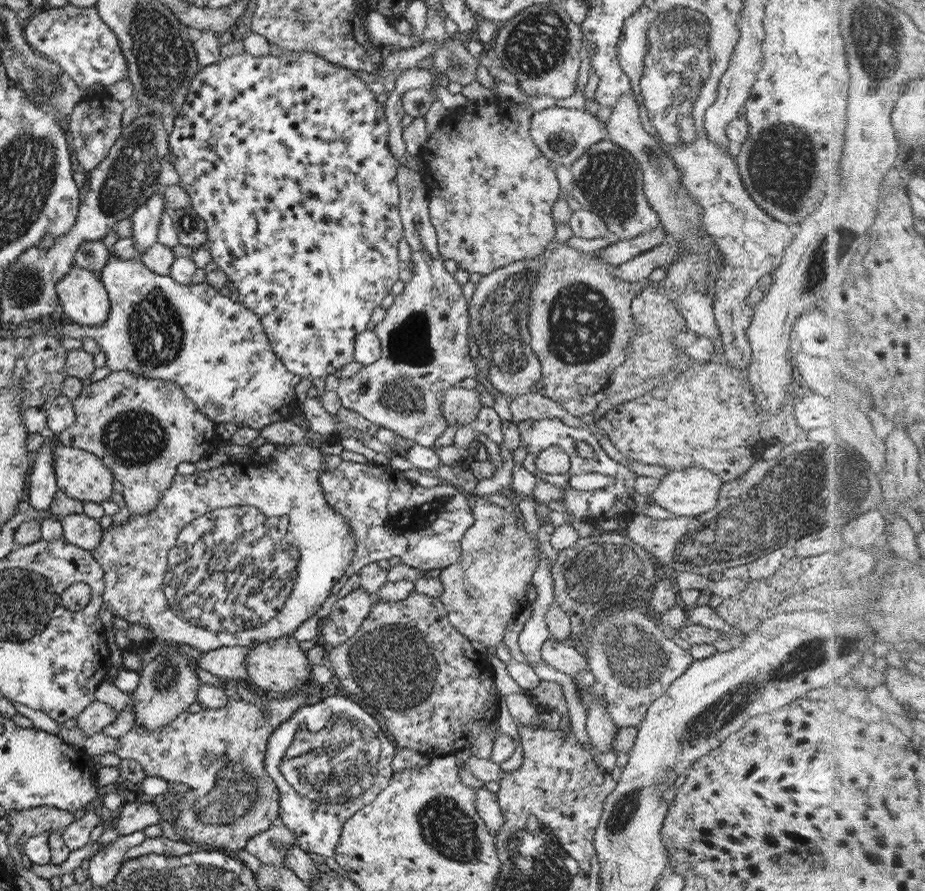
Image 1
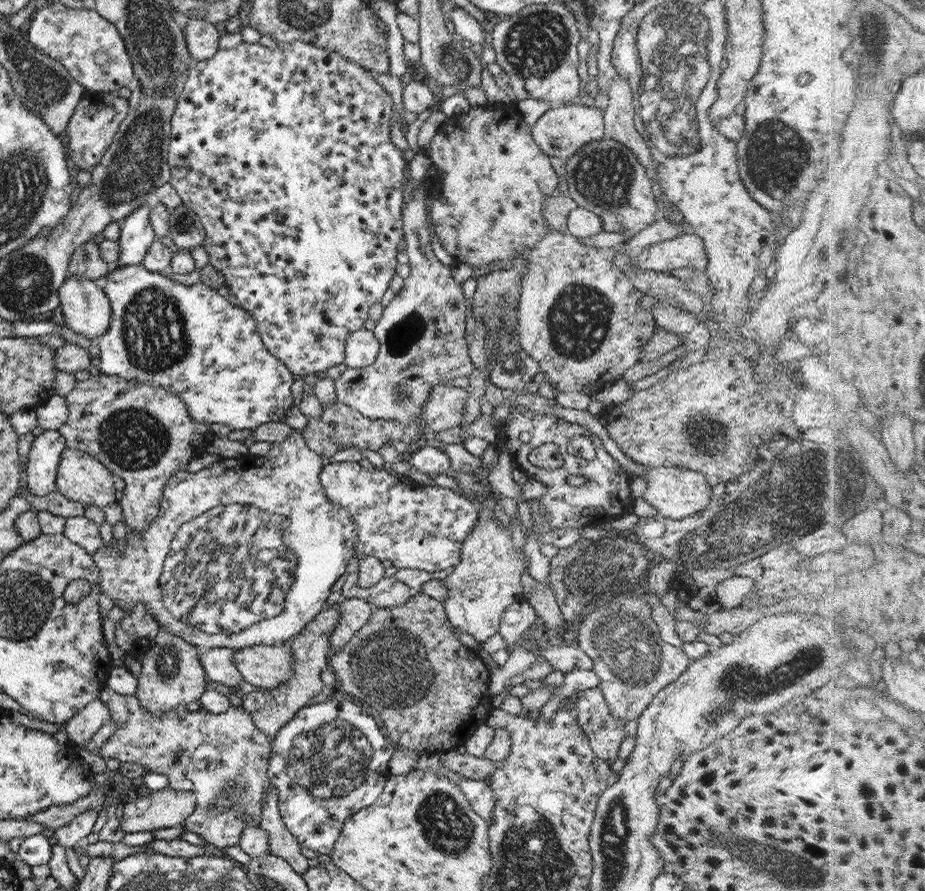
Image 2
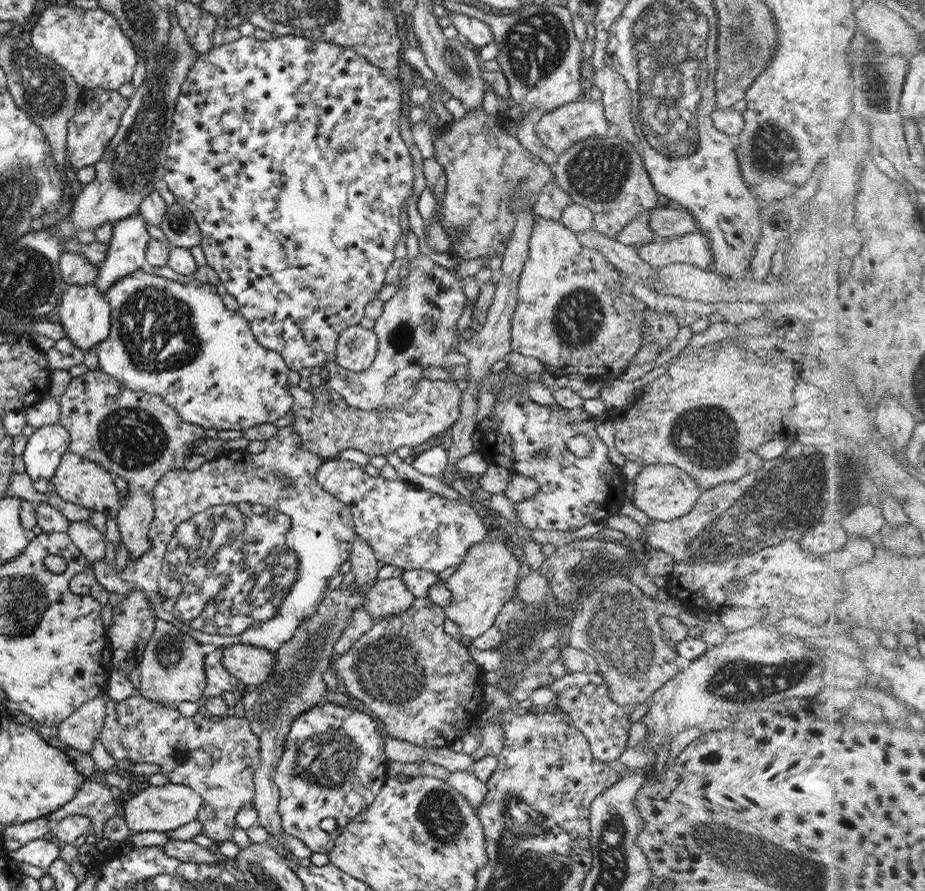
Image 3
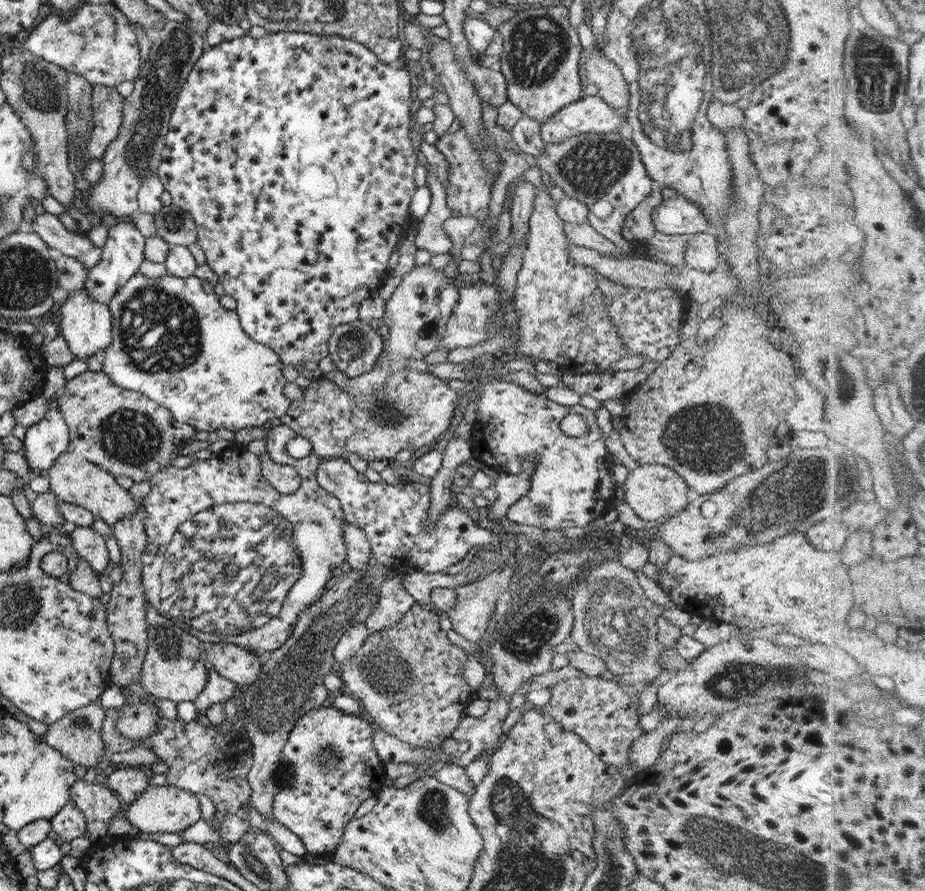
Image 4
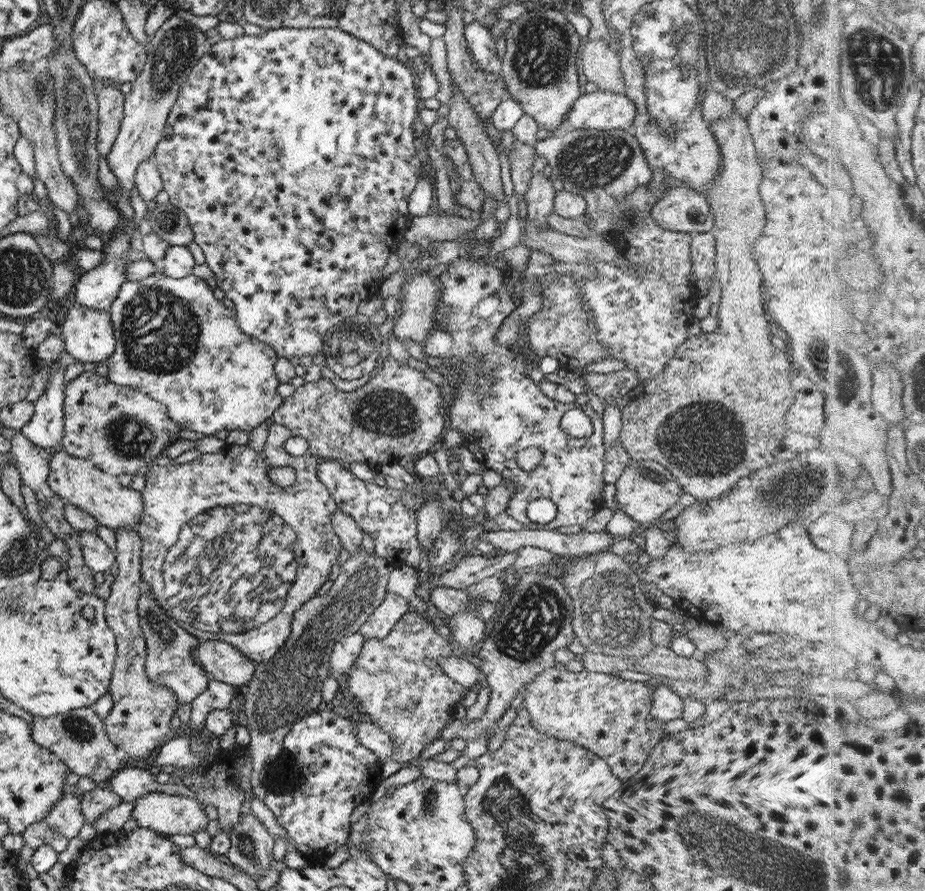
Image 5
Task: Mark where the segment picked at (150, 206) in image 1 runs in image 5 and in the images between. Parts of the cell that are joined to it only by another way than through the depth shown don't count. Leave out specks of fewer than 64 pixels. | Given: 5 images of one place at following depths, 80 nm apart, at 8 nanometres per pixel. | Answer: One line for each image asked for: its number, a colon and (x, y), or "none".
2: (135, 234)
3: (125, 254)
4: (122, 253)
5: (95, 289)

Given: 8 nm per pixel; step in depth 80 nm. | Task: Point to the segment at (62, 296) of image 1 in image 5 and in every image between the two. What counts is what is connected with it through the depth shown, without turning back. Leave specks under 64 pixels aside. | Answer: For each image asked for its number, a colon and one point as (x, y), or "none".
2: (85, 308)
3: (84, 314)
4: (85, 326)
5: (87, 335)

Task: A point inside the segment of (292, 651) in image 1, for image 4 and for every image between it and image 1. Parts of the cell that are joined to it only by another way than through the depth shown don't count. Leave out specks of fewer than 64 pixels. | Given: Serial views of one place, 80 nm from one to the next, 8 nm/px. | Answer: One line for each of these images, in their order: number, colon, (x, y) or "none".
2: (266, 666)
3: (251, 665)
4: (236, 664)

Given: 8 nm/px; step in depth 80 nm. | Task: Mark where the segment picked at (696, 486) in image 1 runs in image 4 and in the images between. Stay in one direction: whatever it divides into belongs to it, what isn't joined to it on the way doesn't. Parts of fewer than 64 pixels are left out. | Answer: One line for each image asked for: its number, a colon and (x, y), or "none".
2: (674, 492)
3: (662, 492)
4: (652, 491)

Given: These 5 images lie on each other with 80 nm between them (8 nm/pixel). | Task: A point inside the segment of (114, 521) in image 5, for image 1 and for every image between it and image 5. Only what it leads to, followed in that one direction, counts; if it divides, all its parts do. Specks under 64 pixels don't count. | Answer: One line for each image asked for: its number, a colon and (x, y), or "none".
1: (78, 474)
2: (79, 477)
3: (75, 479)
4: (72, 479)

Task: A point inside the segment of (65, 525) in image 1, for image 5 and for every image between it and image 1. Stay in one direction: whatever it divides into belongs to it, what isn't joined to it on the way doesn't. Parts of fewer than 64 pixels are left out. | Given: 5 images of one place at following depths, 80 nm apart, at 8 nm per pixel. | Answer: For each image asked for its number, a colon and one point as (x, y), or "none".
2: (81, 531)
3: (83, 535)
4: (90, 546)
5: (96, 555)

